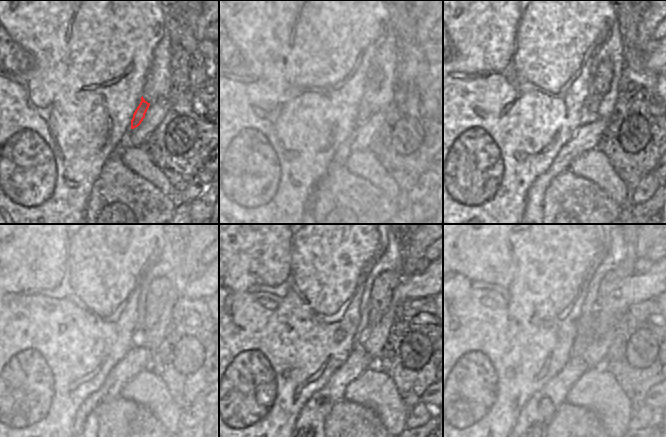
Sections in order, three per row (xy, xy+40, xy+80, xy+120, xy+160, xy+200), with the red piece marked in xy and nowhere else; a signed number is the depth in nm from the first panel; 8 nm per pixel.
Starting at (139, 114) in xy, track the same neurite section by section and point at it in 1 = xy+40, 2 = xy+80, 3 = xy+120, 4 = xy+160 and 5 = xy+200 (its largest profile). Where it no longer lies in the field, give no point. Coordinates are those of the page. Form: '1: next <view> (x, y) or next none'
1: next xy+40 (364, 111)
2: next xy+80 (602, 78)
3: next xy+120 (156, 299)
4: next xy+160 (382, 291)
5: next xy+200 (613, 281)

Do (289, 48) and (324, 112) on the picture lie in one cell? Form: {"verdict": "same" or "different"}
{"verdict": "same"}

